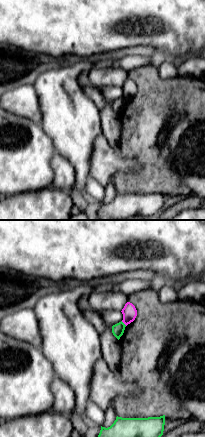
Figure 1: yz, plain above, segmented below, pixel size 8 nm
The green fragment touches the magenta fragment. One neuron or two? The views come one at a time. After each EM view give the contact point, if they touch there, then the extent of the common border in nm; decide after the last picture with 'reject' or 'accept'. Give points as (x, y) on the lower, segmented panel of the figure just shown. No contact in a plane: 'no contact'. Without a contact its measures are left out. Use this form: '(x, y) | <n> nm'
(123, 323) | 60 nm

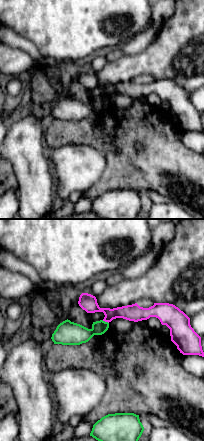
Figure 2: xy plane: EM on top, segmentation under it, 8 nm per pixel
(104, 321) | 60 nm

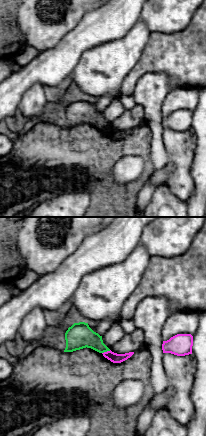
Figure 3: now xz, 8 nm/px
(106, 351) | 80 nm

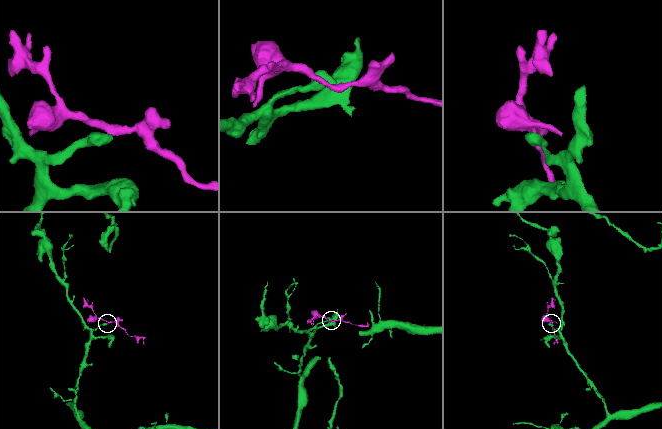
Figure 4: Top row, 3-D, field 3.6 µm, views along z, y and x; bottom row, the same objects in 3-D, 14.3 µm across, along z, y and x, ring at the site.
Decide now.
reject

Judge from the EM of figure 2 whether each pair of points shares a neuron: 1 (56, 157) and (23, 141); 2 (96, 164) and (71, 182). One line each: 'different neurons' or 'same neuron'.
1: different neurons
2: same neuron

